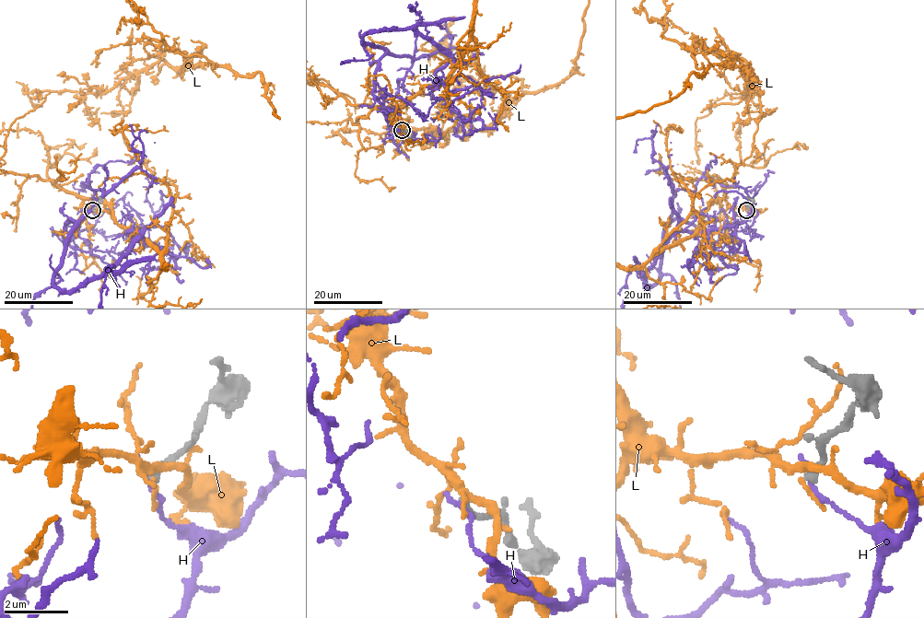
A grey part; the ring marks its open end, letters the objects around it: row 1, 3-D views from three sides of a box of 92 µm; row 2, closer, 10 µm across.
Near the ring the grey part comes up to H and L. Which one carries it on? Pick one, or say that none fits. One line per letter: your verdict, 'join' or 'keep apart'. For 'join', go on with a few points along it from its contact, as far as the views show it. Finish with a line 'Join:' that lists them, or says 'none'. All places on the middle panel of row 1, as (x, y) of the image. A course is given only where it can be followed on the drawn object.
H: keep apart
L: keep apart
Join: none

